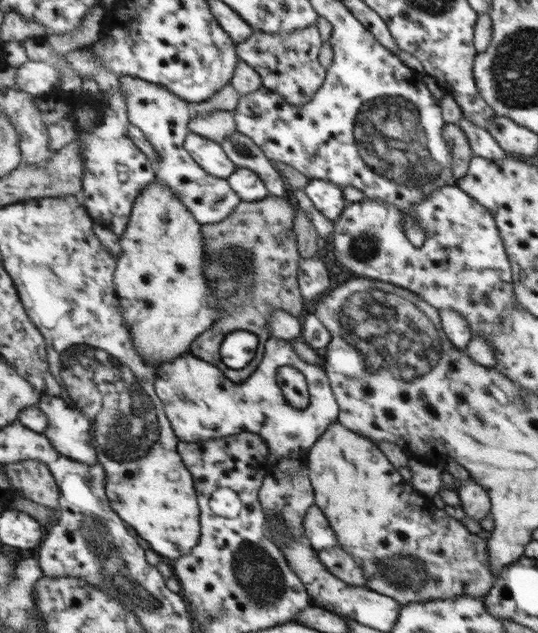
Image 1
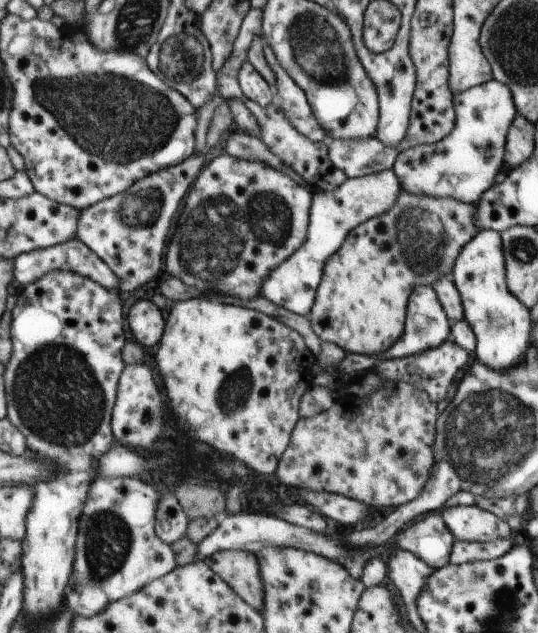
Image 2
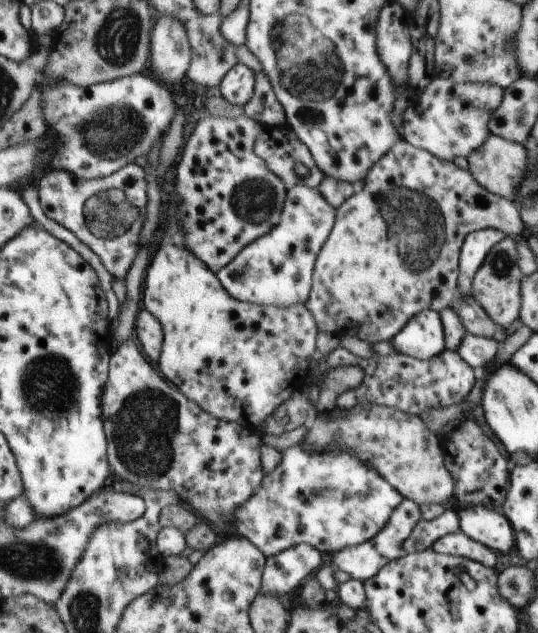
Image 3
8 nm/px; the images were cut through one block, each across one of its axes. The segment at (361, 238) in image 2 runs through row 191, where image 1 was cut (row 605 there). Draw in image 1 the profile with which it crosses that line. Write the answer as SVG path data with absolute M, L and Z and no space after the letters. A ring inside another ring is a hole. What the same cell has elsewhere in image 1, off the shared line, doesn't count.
M334 422L325 434L316 439L308 456L306 472L313 488L315 505L328 517L334 532L337 533L341 548L352 555L357 564L365 569L366 586L369 589L394 597L401 606L460 595L484 598L487 592L492 590L496 580L489 552L489 541L471 533L462 525L459 516L448 515L444 509L436 507L432 499L428 496L424 497L415 490L398 474L398 470L388 462L388 458L370 442L370 439L339 422ZM400 552L404 556L408 554L410 558L416 558L424 566L426 584L420 584L416 590L412 590L400 584L390 584L384 578L382 568L386 568L386 562L390 558L400 556Z

